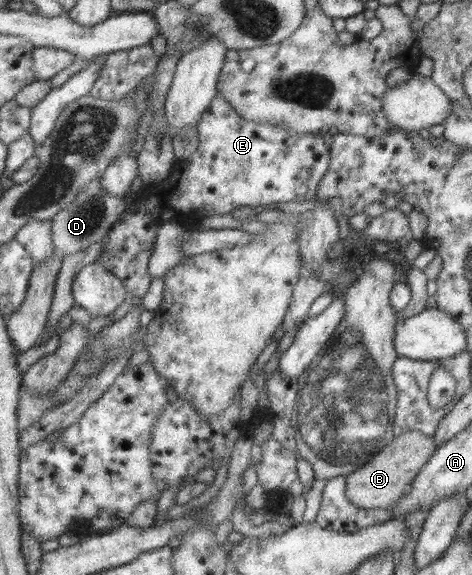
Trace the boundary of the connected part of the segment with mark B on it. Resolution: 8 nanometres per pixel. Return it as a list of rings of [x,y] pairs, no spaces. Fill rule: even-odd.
[[[411,430],[393,437],[384,447],[355,470],[344,475],[346,499],[364,509],[394,508],[397,501],[407,494],[411,479],[418,473],[423,463],[437,450],[431,436]]]

